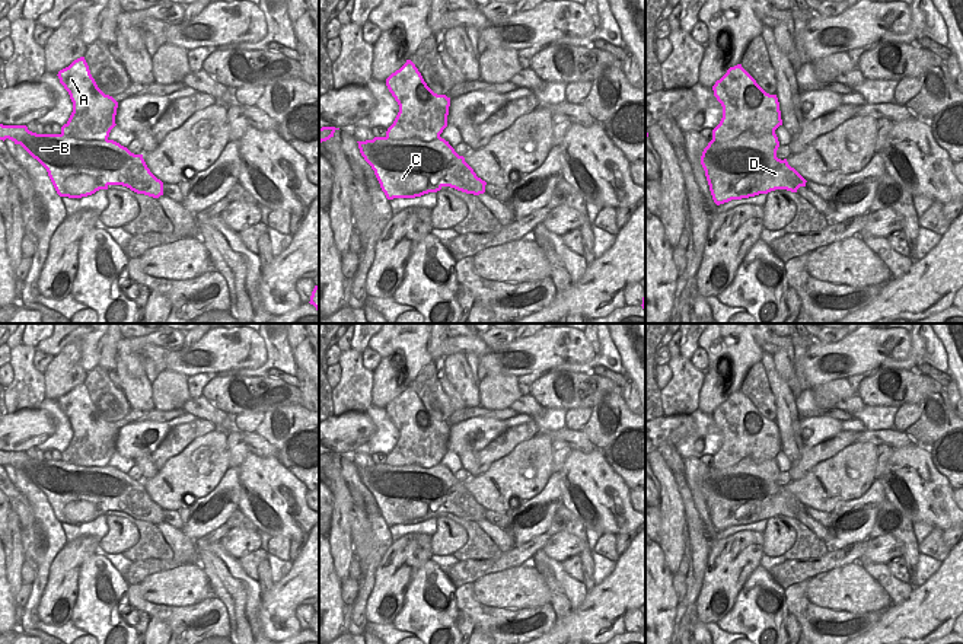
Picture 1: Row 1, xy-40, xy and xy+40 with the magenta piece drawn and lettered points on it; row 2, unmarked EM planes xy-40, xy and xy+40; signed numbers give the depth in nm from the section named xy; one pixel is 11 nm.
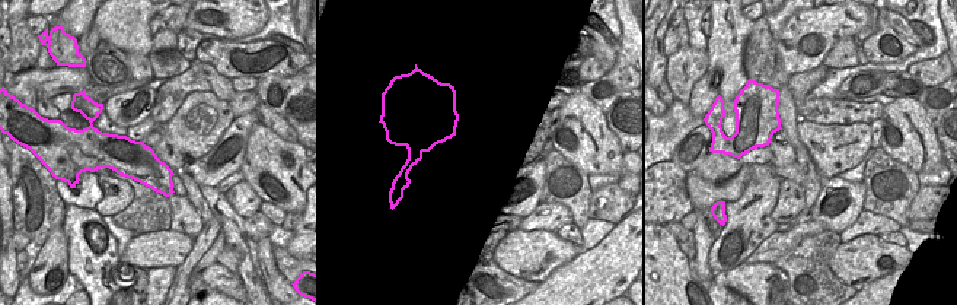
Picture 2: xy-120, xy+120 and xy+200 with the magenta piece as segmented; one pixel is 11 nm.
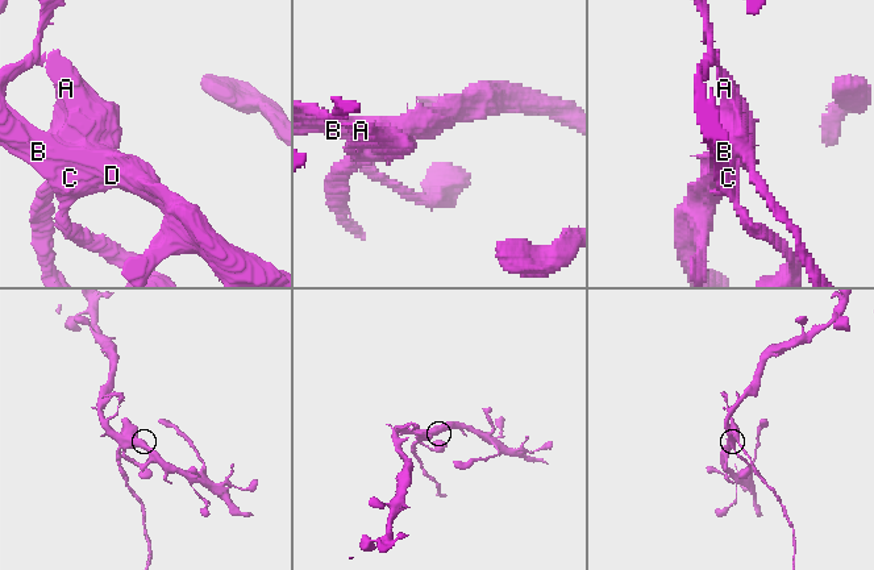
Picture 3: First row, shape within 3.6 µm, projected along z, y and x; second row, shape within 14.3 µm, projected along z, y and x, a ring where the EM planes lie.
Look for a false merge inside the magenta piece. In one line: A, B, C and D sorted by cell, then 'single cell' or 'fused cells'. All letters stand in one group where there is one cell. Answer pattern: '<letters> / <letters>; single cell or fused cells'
A / B C D; fused cells

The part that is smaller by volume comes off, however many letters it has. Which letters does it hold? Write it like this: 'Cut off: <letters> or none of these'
Cut off: A

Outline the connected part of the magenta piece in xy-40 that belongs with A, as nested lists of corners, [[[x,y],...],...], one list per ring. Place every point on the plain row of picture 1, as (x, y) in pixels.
[[[84,383],[74,386],[57,402],[73,428],[73,439],[61,453],[61,460],[79,466],[108,466],[117,452],[118,428],[98,414]]]

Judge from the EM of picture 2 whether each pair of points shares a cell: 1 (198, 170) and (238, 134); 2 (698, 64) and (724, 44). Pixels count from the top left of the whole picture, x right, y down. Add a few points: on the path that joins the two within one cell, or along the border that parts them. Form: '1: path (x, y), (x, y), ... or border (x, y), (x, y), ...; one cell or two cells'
1: path (209, 161), (227, 145); one cell
2: border (705, 51), (708, 69); two cells

